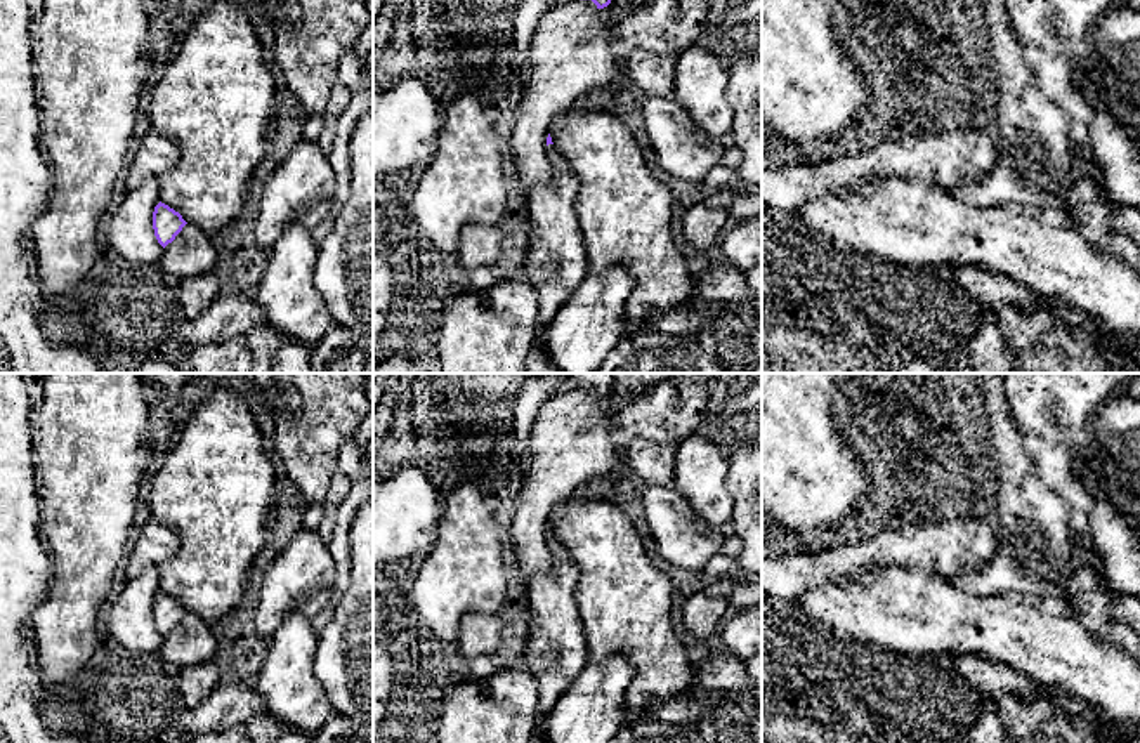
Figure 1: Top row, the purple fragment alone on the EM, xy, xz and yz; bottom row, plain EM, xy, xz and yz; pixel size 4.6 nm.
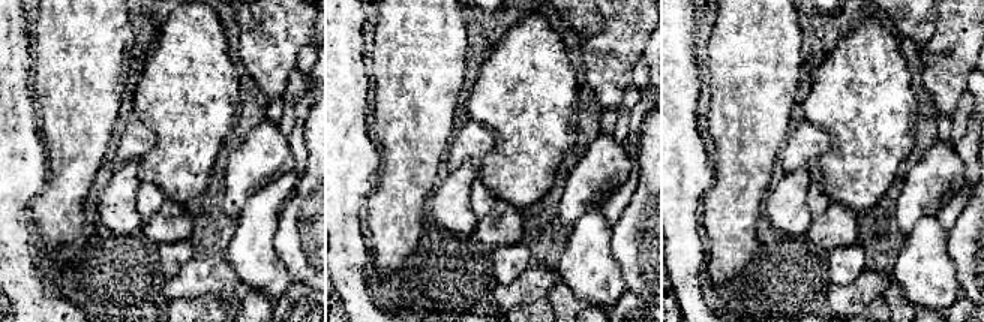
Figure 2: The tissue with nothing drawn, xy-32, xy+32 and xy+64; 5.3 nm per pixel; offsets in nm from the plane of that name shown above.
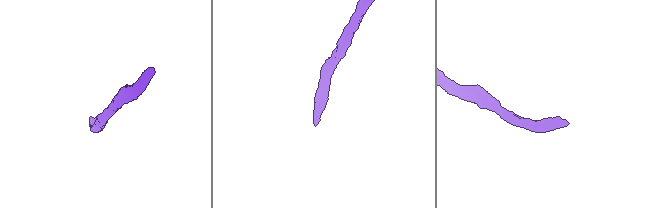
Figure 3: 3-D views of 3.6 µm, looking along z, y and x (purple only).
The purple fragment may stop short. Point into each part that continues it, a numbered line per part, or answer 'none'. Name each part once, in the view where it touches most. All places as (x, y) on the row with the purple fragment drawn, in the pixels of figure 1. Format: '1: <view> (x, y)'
1: xz (556, 264)

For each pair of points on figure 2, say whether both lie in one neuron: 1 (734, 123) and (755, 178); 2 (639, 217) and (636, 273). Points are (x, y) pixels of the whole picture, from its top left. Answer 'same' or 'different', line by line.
1: same
2: same

